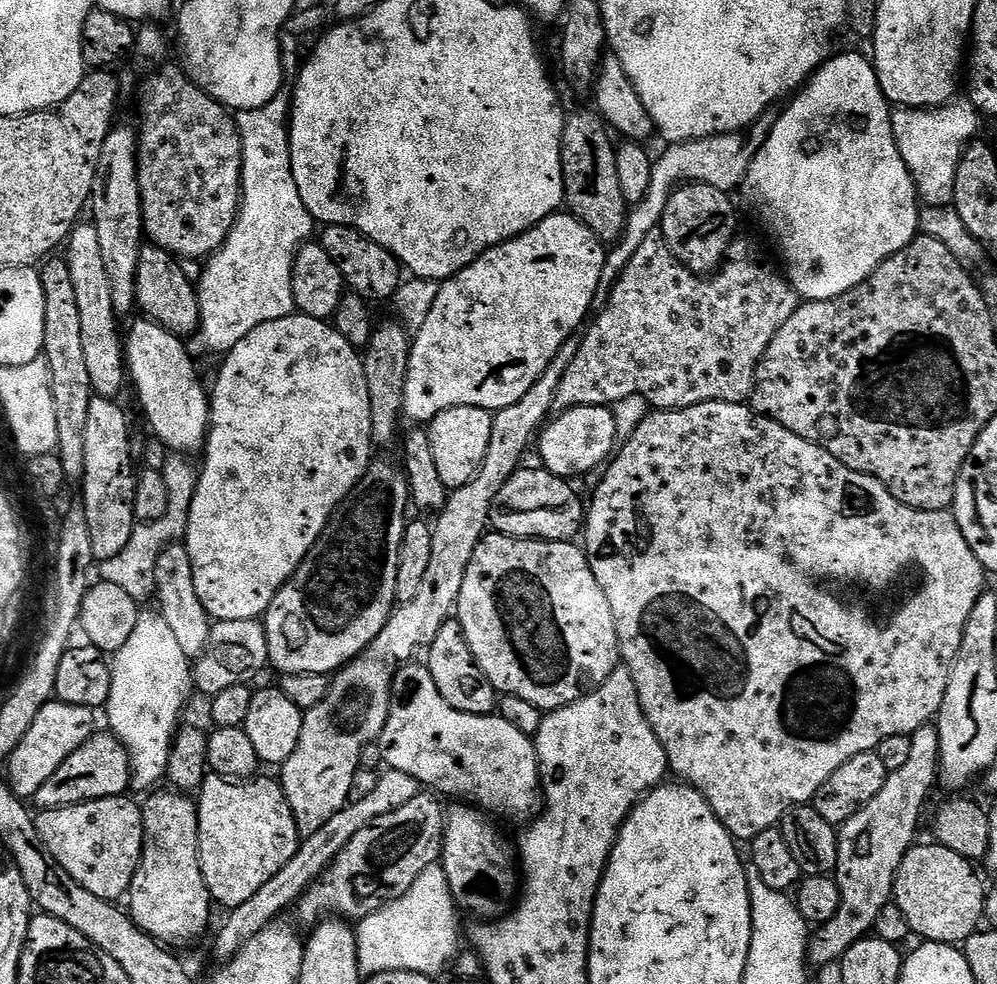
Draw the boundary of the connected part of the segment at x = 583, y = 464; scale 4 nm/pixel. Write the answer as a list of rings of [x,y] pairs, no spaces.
[[[608,406],[584,408],[584,414],[582,414],[582,408],[570,408],[566,412],[566,418],[557,415],[553,419],[553,424],[550,424],[539,433],[538,444],[540,440],[540,456],[544,459],[541,460],[543,467],[556,476],[582,477],[592,467],[605,463],[613,455],[618,444],[612,410]]]

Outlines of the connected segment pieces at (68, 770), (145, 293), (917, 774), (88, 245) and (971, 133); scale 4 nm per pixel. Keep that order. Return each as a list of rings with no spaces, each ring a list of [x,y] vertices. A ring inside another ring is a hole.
[[[97,731],[89,740],[82,742],[51,778],[46,778],[42,790],[34,798],[37,809],[69,808],[71,804],[85,804],[88,800],[101,800],[111,796],[123,796],[132,782],[132,764],[124,743],[111,731]]]
[[[144,246],[140,249],[140,265],[136,271],[136,303],[139,311],[154,324],[172,332],[181,338],[195,337],[200,326],[200,297],[195,283],[188,281],[188,276],[179,268],[177,261],[168,252],[155,246]]]
[[[935,723],[923,724],[919,730],[913,732],[910,742],[910,758],[899,770],[888,773],[886,782],[854,818],[847,820],[838,828],[838,862],[834,879],[840,888],[840,909],[836,917],[828,924],[819,925],[811,933],[808,945],[808,958],[813,965],[835,965],[841,956],[850,950],[859,940],[865,939],[875,929],[878,914],[893,899],[896,886],[896,871],[900,868],[902,858],[908,849],[913,847],[916,836],[916,827],[920,824],[920,811],[932,792],[932,787],[937,787],[940,774],[940,730]]]
[[[80,222],[73,227],[67,241],[66,259],[70,266],[70,278],[74,278],[74,295],[78,298],[78,314],[82,321],[82,355],[86,357],[86,371],[90,374],[92,391],[95,395],[107,398],[119,397],[126,384],[126,348],[122,343],[122,332],[116,329],[118,317],[110,302],[110,280],[106,278],[106,266],[102,263],[102,250],[98,247],[98,230],[91,223]]]
[[[953,98],[934,108],[901,108],[892,112],[892,133],[902,154],[902,162],[910,170],[916,183],[917,197],[929,208],[943,208],[952,204],[954,174],[960,153],[977,135],[981,113],[967,98]],[[976,132],[976,133],[975,133]]]

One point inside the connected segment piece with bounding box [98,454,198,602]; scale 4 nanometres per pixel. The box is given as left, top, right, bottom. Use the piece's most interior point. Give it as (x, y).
(133, 570)

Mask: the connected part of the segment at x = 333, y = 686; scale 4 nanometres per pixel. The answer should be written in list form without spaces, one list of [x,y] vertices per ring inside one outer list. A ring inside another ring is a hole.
[[[575,343],[564,344],[562,350],[558,350],[558,354],[550,362],[550,366],[546,366],[534,387],[514,406],[502,408],[495,413],[490,446],[486,450],[486,458],[478,474],[470,482],[466,482],[466,486],[455,489],[435,517],[430,566],[426,566],[426,578],[422,578],[418,594],[414,594],[410,602],[399,605],[393,611],[373,644],[369,644],[356,659],[335,673],[334,679],[328,685],[326,698],[322,698],[322,702],[304,712],[298,746],[294,746],[294,754],[290,754],[290,758],[282,766],[282,787],[301,837],[307,838],[322,830],[322,826],[326,826],[326,822],[330,822],[330,818],[334,818],[334,814],[338,814],[349,803],[352,775],[362,764],[360,747],[371,740],[372,743],[379,741],[382,730],[388,724],[390,689],[394,684],[394,676],[388,673],[388,660],[410,659],[412,651],[420,647],[423,649],[435,638],[444,621],[453,615],[460,602],[462,582],[466,578],[466,570],[470,566],[474,550],[484,539],[489,527],[494,498],[498,490],[502,490],[502,486],[506,486],[508,479],[521,467],[520,459],[524,456],[524,450],[531,440],[533,443],[534,435],[545,423],[544,415],[547,414],[548,408],[550,412],[553,407],[562,374],[566,372],[566,366],[570,364],[575,353]],[[350,684],[364,684],[366,688],[370,688],[374,704],[366,726],[360,728],[360,732],[354,736],[340,738],[336,736],[334,716],[330,714],[336,708],[336,700],[342,700]]]

